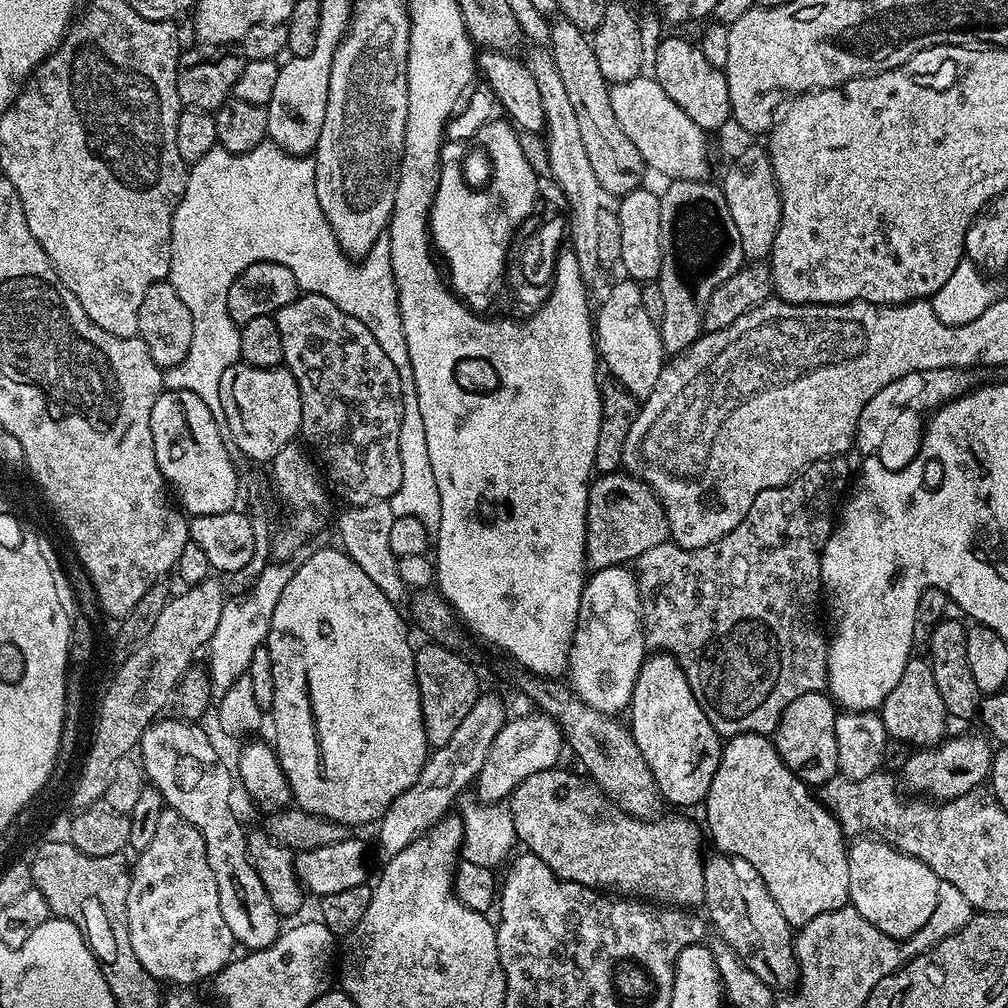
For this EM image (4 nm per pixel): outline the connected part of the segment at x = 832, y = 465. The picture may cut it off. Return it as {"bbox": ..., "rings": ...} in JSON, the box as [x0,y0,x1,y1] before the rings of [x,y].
{"bbox":[634,455,848,738],"rings":[[[843,455],[829,456],[826,460],[819,460],[808,465],[799,476],[792,477],[792,481],[770,490],[762,490],[758,498],[746,510],[746,518],[730,530],[722,538],[710,542],[701,548],[680,548],[677,544],[665,542],[646,550],[634,568],[638,573],[638,583],[642,593],[642,615],[644,618],[644,635],[649,649],[667,652],[682,666],[686,674],[686,682],[690,682],[690,690],[702,706],[706,718],[710,718],[710,726],[720,733],[721,737],[731,738],[741,736],[743,732],[756,732],[759,736],[771,737],[776,731],[782,710],[794,702],[802,694],[823,692],[828,687],[828,640],[820,633],[820,620],[816,617],[816,603],[822,600],[820,586],[820,552],[834,527],[834,512],[832,507],[839,505],[840,491],[848,484],[848,464]]]}

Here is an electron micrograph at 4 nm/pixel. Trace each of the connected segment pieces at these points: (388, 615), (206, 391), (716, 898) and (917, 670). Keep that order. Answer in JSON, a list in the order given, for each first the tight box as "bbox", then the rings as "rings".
[{"bbox":[266,547,430,826],"rings":[[[339,547],[324,548],[313,551],[312,557],[308,560],[299,561],[298,567],[293,571],[290,582],[286,582],[286,590],[282,590],[282,598],[278,598],[278,606],[274,606],[274,614],[272,615],[272,625],[268,631],[266,647],[270,654],[270,662],[274,670],[274,698],[270,715],[272,715],[272,724],[276,727],[276,744],[274,743],[274,751],[276,758],[280,762],[280,768],[284,771],[284,776],[288,779],[288,790],[291,799],[294,801],[295,807],[309,812],[315,816],[321,816],[327,820],[333,820],[345,826],[353,826],[352,824],[372,824],[375,825],[380,817],[384,815],[384,811],[390,806],[390,802],[394,802],[394,798],[398,798],[398,794],[402,794],[406,790],[410,790],[410,786],[414,786],[414,782],[418,778],[418,774],[422,774],[422,766],[428,761],[430,755],[430,745],[426,738],[426,730],[422,722],[422,706],[420,705],[420,695],[418,694],[418,686],[416,685],[416,671],[414,670],[414,662],[416,654],[414,644],[408,641],[408,628],[404,625],[404,620],[400,617],[401,609],[390,602],[390,598],[386,598],[386,594],[382,594],[382,590],[378,590],[378,586],[374,586],[374,582],[370,582],[370,578],[366,578],[366,574],[362,570],[362,566],[358,566],[358,562],[354,562],[348,557],[348,553]]]},{"bbox":[164,142,442,530],"rings":[[[265,142],[254,146],[254,150],[234,154],[219,146],[191,165],[188,170],[186,190],[172,215],[172,261],[170,262],[170,282],[186,302],[190,318],[194,322],[194,338],[190,350],[180,364],[164,372],[165,385],[171,391],[186,390],[198,394],[210,410],[217,424],[226,425],[226,410],[222,410],[220,387],[222,374],[230,370],[240,360],[240,329],[230,318],[226,306],[226,294],[230,286],[246,266],[258,262],[278,262],[294,274],[300,288],[308,294],[330,298],[347,316],[358,318],[382,346],[386,358],[394,362],[402,382],[402,426],[398,426],[398,455],[402,457],[402,486],[390,501],[395,516],[418,518],[422,526],[430,530],[440,524],[442,506],[438,498],[438,482],[434,482],[434,470],[430,467],[430,450],[426,450],[426,425],[422,423],[422,410],[418,410],[418,390],[414,386],[414,370],[410,366],[410,350],[406,350],[406,334],[402,334],[402,314],[398,310],[394,270],[390,266],[390,246],[387,239],[377,240],[359,263],[345,256],[338,246],[322,206],[318,206],[316,193],[316,162],[308,156],[291,156],[276,144]]]},{"bbox":[702,854,798,990],"rings":[[[715,854],[704,860],[704,894],[702,908],[708,911],[719,939],[762,982],[774,990],[788,990],[797,983],[798,969],[794,957],[794,932],[766,890],[760,876],[746,858]]]},{"bbox":[878,659,950,746],"rings":[[[909,659],[907,666],[902,670],[902,676],[898,678],[898,684],[890,690],[890,694],[886,694],[878,709],[878,715],[891,739],[905,740],[909,746],[931,746],[945,739],[946,725],[950,717],[938,694],[932,665],[927,659],[916,659]]]}]

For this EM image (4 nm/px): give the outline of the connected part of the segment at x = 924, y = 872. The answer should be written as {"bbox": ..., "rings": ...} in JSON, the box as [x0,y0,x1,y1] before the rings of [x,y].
{"bbox":[847,838,941,938],"rings":[[[856,838],[847,845],[848,899],[866,922],[893,938],[913,936],[934,914],[941,880],[918,858],[910,858],[875,838]]]}

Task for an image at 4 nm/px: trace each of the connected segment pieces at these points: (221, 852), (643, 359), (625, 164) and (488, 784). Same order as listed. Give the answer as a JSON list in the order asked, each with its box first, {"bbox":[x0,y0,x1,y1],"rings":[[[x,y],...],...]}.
[{"bbox":[138,718,282,950],"rings":[[[183,718],[164,719],[153,722],[142,734],[138,745],[138,759],[145,777],[164,799],[165,805],[202,834],[206,862],[210,862],[218,886],[218,906],[222,906],[222,918],[226,918],[226,926],[230,926],[233,941],[239,947],[241,944],[244,950],[270,946],[280,937],[282,917],[274,910],[266,886],[262,886],[262,878],[258,878],[254,866],[248,861],[246,828],[232,813],[233,773],[232,776],[228,773],[211,738],[199,728],[199,723]]]},{"bbox":[594,278,666,402],"rings":[[[620,278],[620,281],[609,290],[600,304],[600,309],[594,312],[594,339],[596,351],[601,365],[609,368],[611,379],[620,383],[623,388],[630,390],[637,401],[643,402],[654,390],[658,383],[658,374],[662,374],[666,363],[666,353],[662,346],[662,338],[657,321],[646,314],[646,305],[642,303],[642,287],[631,278]]]},{"bbox":[547,18,646,198],"rings":[[[563,18],[551,21],[552,29],[547,43],[550,45],[552,61],[558,66],[558,74],[562,74],[562,83],[570,103],[574,105],[574,114],[578,117],[578,127],[582,134],[582,143],[590,158],[590,166],[598,178],[598,186],[609,197],[619,198],[630,194],[635,188],[645,183],[646,165],[642,154],[614,118],[614,110],[608,98],[609,84],[598,70],[598,58],[594,58],[594,50],[589,33],[578,30],[574,22]]]},{"bbox":[474,710,566,804],"rings":[[[532,710],[529,716],[520,716],[517,720],[509,719],[498,730],[498,738],[494,738],[494,746],[490,746],[490,754],[482,766],[480,775],[474,781],[474,789],[481,796],[484,804],[494,804],[497,802],[507,801],[512,791],[520,785],[523,780],[530,778],[530,774],[541,772],[547,768],[557,767],[560,756],[560,747],[563,749],[566,744],[565,733],[560,731],[559,724],[551,716],[545,716],[539,710]]]}]

